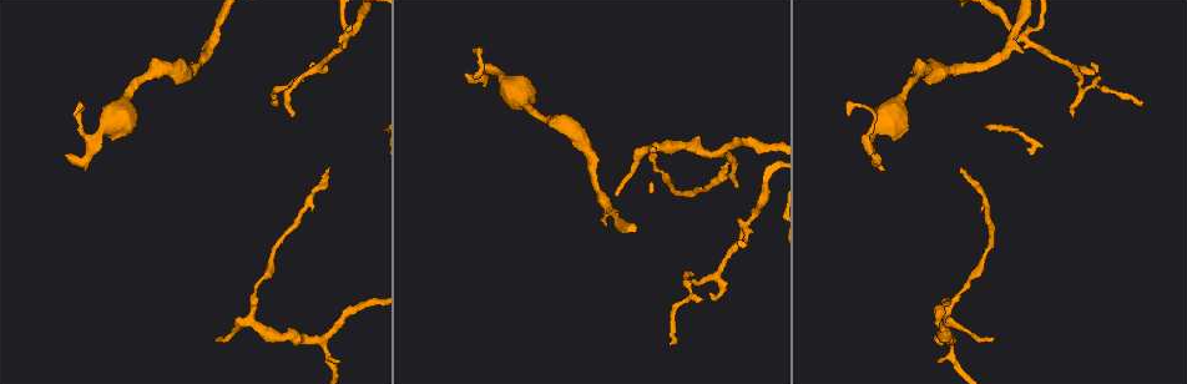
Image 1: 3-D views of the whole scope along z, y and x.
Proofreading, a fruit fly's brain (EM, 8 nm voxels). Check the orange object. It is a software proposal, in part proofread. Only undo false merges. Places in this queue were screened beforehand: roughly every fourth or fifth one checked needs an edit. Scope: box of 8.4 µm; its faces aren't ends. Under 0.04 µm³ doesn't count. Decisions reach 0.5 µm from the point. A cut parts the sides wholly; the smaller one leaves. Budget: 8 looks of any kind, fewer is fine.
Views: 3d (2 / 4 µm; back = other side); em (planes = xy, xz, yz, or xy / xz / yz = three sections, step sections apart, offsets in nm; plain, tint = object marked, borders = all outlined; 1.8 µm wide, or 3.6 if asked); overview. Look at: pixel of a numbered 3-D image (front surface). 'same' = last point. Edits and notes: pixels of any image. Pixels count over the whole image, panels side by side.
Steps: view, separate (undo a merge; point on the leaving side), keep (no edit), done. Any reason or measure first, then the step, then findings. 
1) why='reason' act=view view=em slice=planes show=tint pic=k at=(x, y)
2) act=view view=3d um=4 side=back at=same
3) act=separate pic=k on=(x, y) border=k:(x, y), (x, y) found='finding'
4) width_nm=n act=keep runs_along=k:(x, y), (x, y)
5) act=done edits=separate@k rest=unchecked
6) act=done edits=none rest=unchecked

why='sudden change in width' act=view view=3d um=2 pic=1 at=(164, 68)

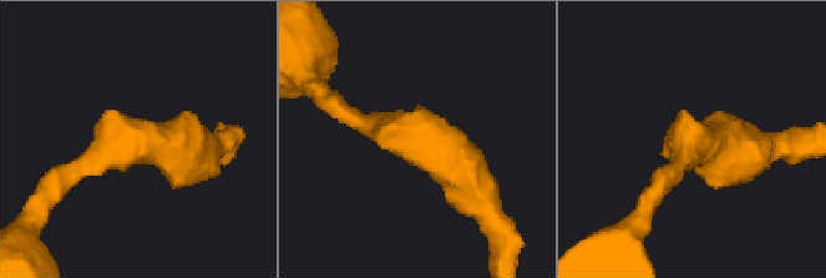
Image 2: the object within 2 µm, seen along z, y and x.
arm_widths_nm=170,240 act=view view=em slice=xz step=8 show=tint pic=2 at=(421, 141)

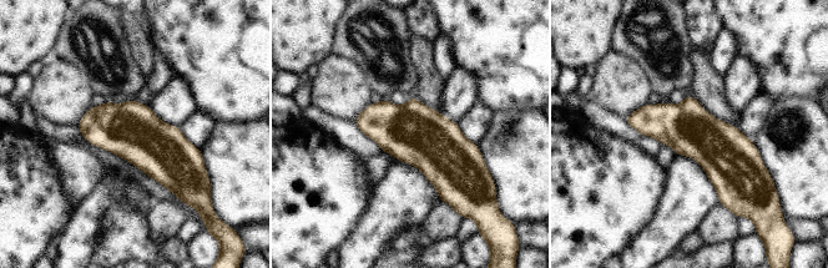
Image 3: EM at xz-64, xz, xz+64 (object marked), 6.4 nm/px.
why='another direction' act=view view=em slice=planes show=tint at=same

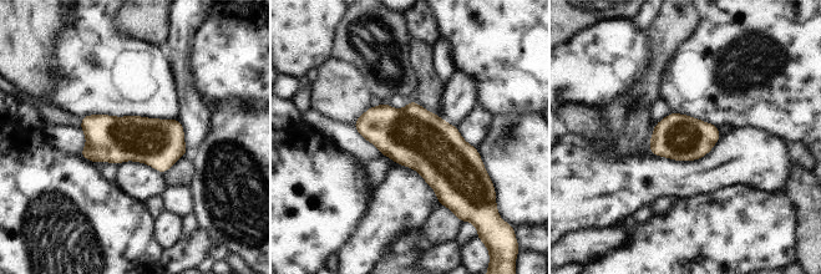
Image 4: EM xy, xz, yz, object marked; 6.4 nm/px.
width_nm=300 act=keep found='continuous, no second cell'

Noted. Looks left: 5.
why='abrupt turn' act=view view=3d um=2 pic=1 at=(1025, 37)

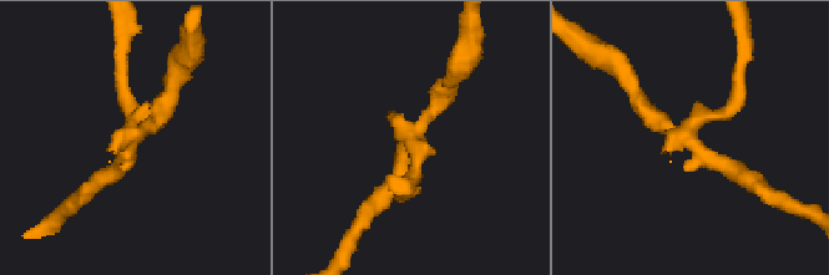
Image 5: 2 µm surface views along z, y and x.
arms=3 why='shape alone is not enough' act=view view=em slice=planes show=tint pic=5 at=(129, 132)

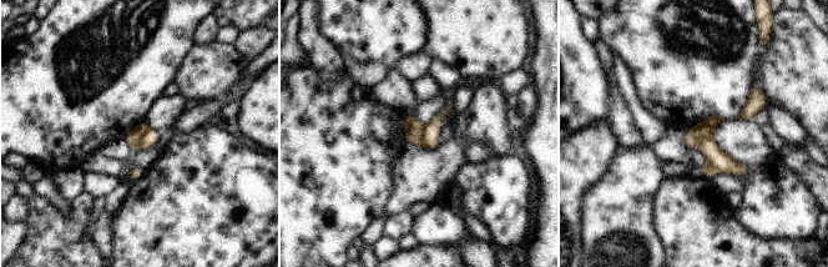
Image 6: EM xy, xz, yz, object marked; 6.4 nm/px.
act=separate pic=6 on=(414, 129) found='two cells meet here'

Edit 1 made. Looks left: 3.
why='calibre changes' act=view view=3d um=4 pic=1 at=(504, 78)

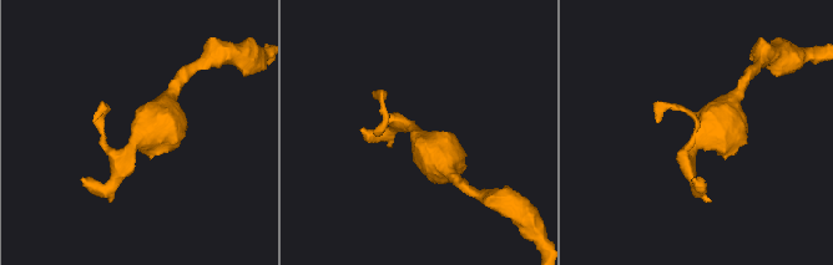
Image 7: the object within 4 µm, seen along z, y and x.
why='shape alone is not enough' act=view view=em slice=planes show=tint pic=7 at=(698, 137)

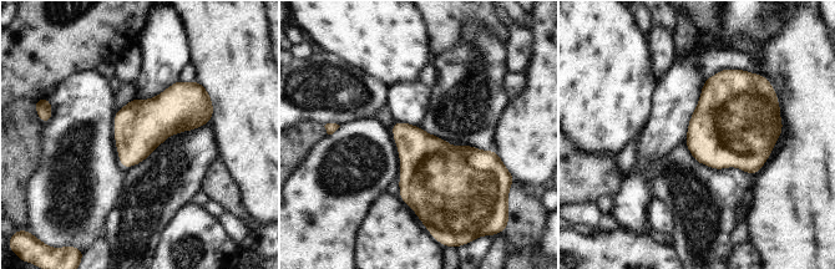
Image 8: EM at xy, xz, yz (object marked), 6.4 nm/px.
act=keep found='continuous, no second cell'

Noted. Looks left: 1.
act=done edits=separate@6 rest=unchecked

